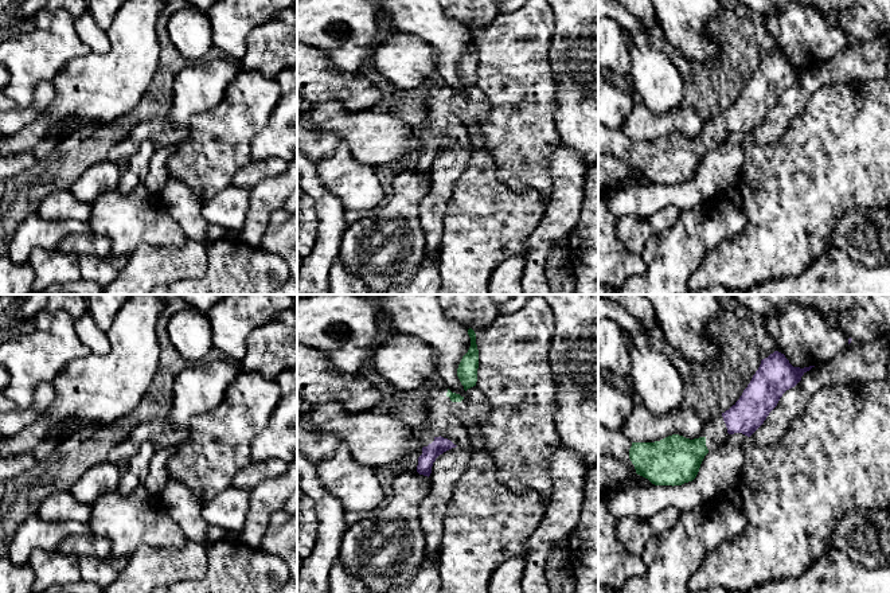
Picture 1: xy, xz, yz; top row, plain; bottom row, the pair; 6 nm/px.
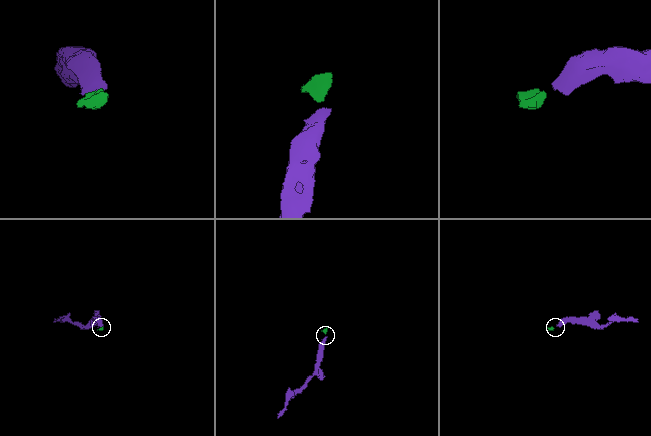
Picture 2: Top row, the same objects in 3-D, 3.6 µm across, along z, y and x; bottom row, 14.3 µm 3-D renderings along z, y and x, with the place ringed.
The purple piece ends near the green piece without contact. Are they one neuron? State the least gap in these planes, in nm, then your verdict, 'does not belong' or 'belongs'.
gap 140 nm; belongs

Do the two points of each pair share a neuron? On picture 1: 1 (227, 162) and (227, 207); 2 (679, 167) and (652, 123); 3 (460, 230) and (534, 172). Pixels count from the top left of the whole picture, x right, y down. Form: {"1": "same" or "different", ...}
{"1": "different", "2": "different", "3": "different"}

